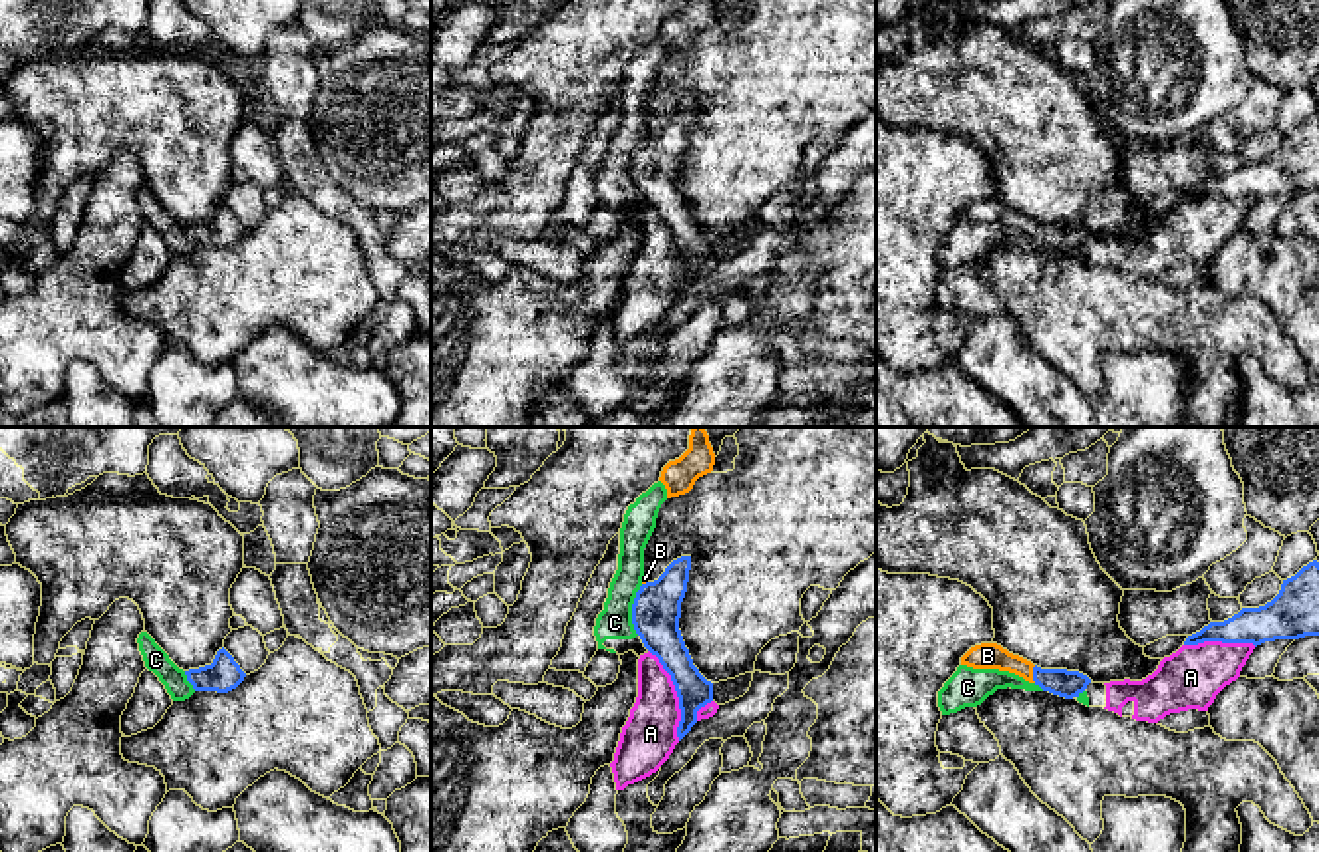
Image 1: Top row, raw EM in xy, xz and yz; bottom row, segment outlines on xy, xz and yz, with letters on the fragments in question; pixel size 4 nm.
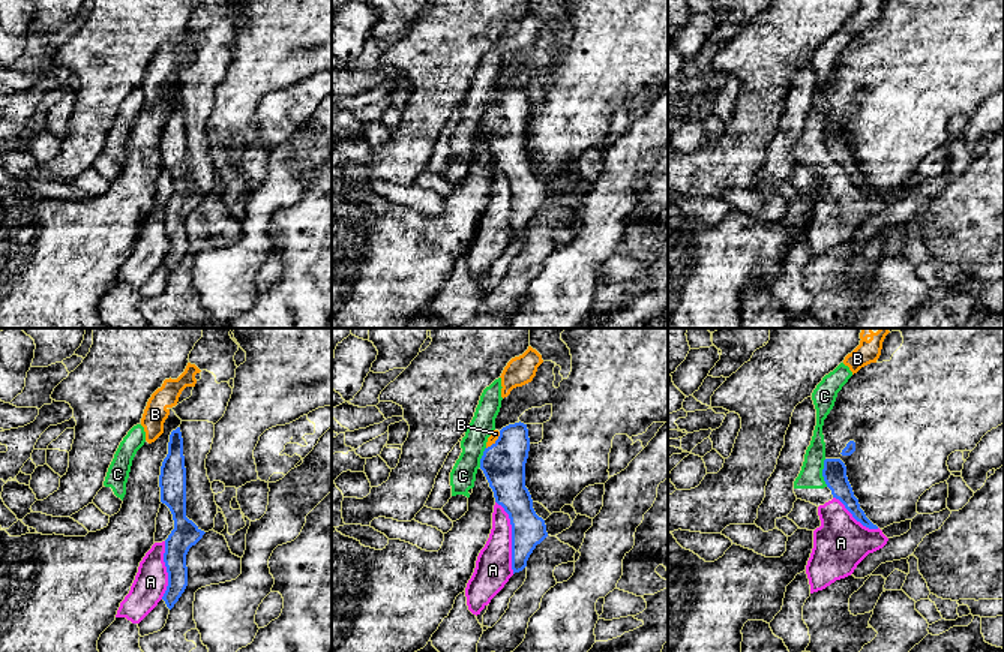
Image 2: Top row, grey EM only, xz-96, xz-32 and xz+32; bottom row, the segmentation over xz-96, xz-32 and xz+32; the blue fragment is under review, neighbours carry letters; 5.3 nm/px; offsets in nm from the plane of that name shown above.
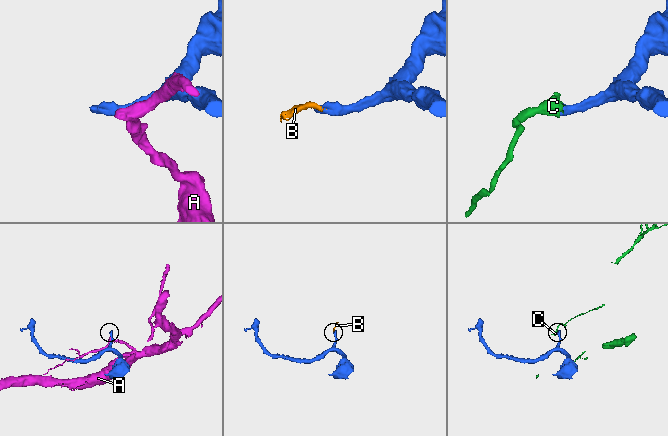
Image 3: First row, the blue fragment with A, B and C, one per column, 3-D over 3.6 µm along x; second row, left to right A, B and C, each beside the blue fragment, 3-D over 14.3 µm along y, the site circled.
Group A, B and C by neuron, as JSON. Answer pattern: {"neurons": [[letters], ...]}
{"neurons": [["A", "C"], ["B"]]}

